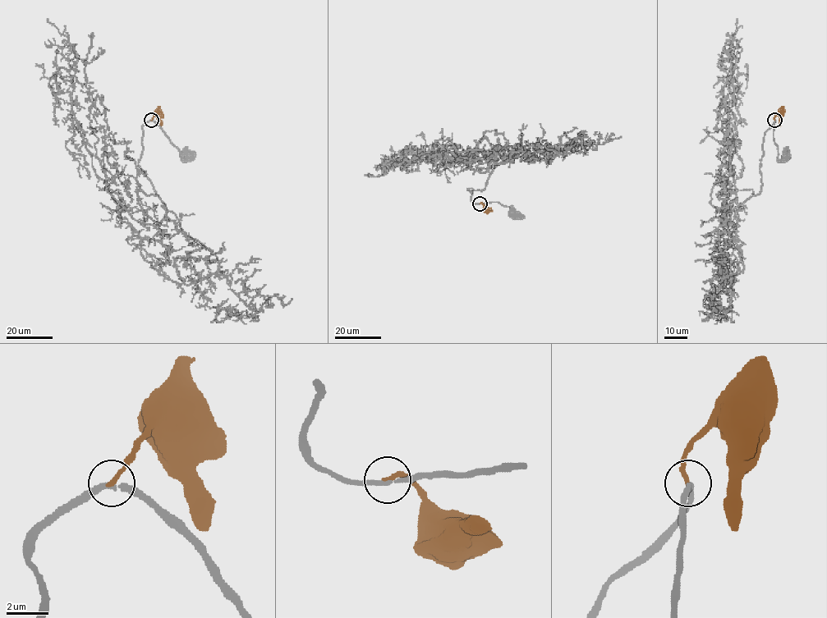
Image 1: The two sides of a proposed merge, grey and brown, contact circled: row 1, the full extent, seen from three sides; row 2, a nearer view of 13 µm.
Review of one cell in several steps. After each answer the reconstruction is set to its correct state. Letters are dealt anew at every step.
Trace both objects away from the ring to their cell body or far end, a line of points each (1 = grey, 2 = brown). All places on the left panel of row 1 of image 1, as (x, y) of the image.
1: (151, 120), (180, 152), (182, 160), (185, 155)
2: (151, 120), (155, 114), (161, 125)

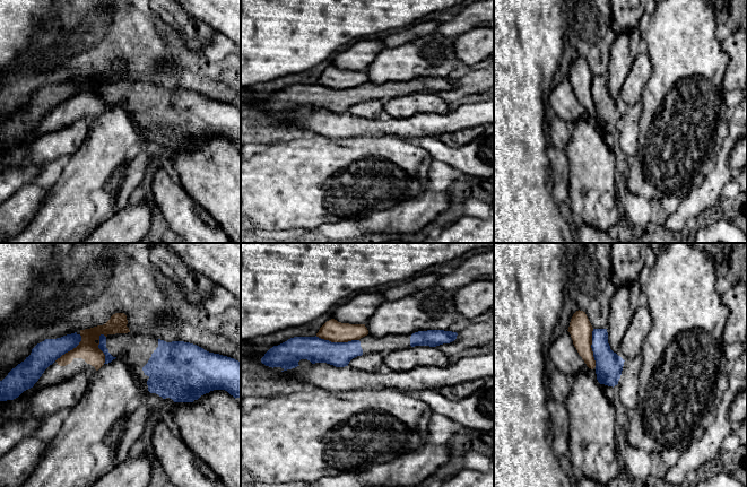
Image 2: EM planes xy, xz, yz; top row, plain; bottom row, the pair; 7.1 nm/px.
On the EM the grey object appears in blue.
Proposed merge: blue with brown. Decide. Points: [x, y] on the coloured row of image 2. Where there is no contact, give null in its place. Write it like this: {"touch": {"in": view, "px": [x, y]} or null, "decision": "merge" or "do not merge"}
{"touch": {"in": "xz", "px": [337, 342]}, "decision": "do not merge"}

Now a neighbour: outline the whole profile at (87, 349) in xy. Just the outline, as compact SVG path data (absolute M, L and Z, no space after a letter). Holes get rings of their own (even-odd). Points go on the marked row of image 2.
M115 313L103 325L80 330L81 341L72 350L66 353L50 365L33 386L33 393L45 386L63 382L79 373L89 375L98 371L105 363L105 355L98 348L99 336L130 332L124 313Z

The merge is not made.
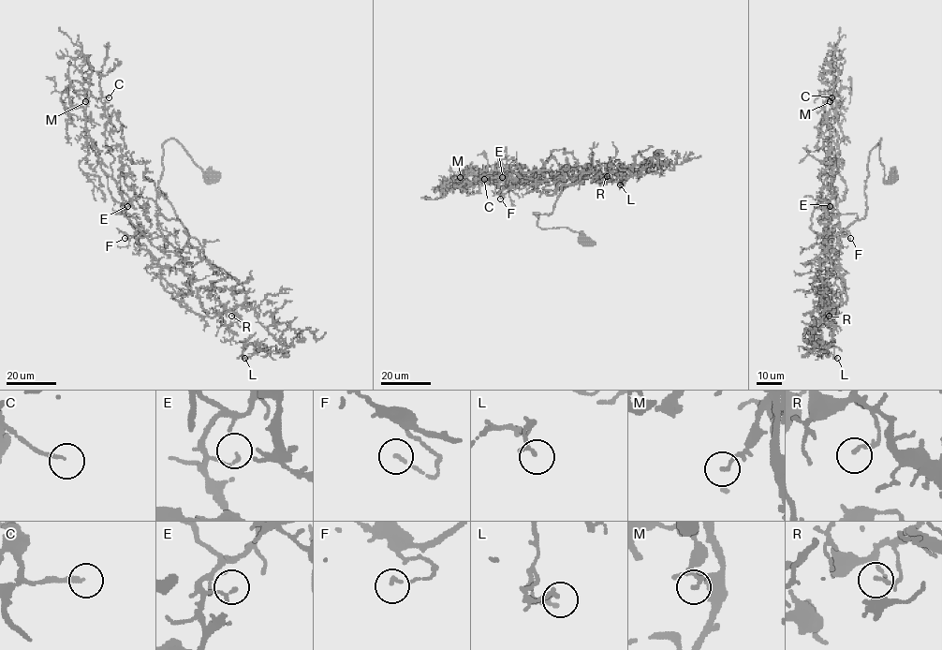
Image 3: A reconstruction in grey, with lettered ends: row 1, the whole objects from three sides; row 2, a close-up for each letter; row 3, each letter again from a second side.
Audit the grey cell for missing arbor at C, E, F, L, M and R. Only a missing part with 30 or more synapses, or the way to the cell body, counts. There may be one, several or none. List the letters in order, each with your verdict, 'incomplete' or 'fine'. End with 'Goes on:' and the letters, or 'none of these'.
C: incomplete
E: fine
F: fine
L: fine
M: fine
R: fine
Goes on: C

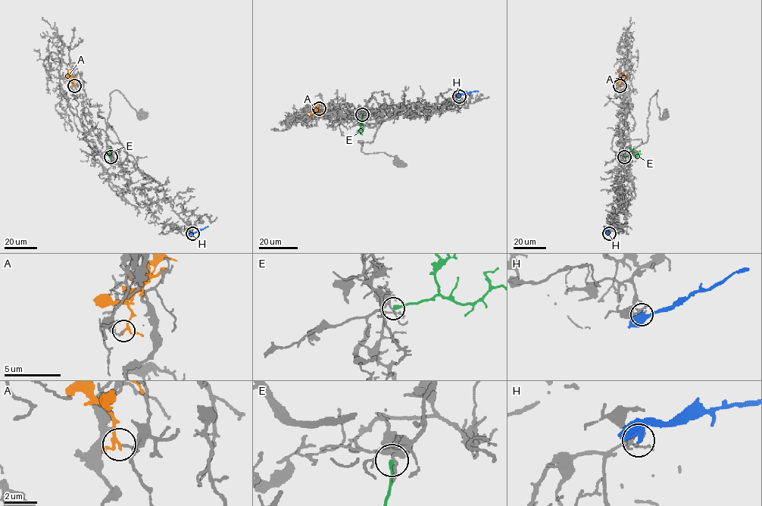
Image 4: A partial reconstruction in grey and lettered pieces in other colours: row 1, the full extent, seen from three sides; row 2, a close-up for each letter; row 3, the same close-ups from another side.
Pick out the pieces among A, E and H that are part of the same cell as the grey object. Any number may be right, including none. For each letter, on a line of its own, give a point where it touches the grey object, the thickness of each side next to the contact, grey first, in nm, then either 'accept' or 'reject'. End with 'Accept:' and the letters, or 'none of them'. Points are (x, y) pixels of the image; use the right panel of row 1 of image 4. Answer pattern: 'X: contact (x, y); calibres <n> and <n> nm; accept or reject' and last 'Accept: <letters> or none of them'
A: contact (619, 85); calibres 110 and 170 nm; reject
E: contact (624, 157); calibres 160 and 280 nm; reject
H: contact (609, 233); calibres 130 and 400 nm; reject
Accept: none of them

